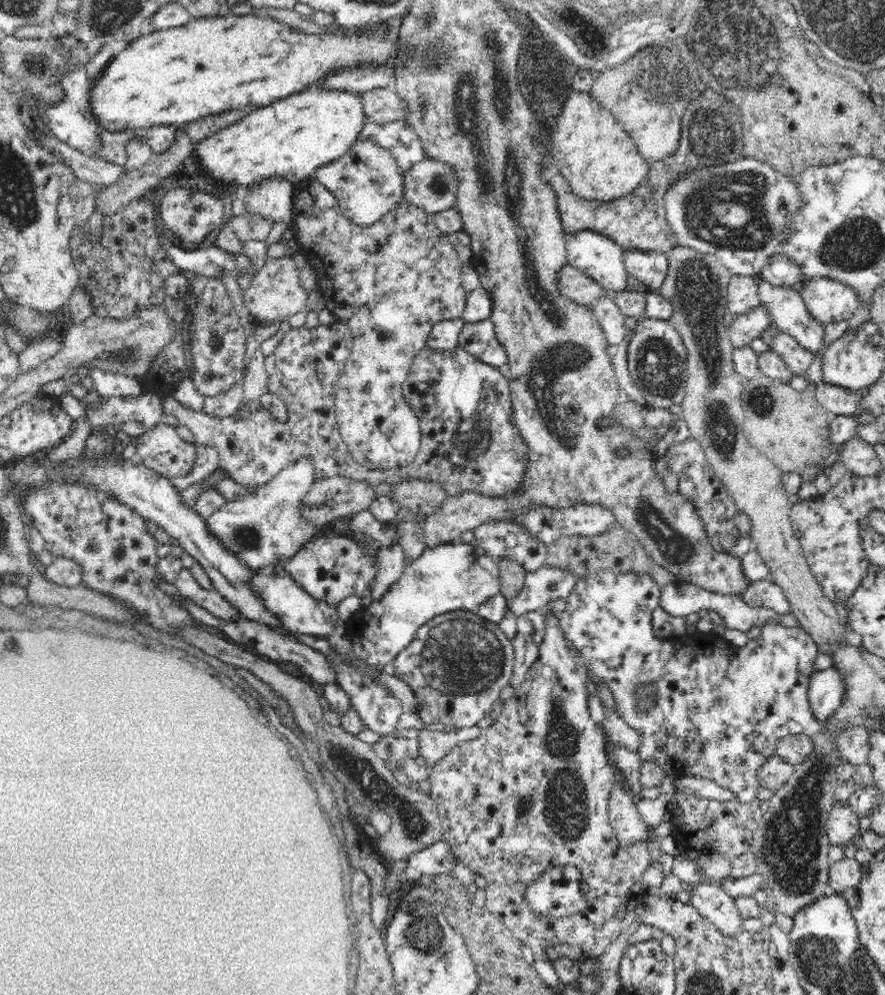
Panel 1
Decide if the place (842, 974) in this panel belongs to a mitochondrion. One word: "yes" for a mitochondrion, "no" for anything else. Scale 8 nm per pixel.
yes

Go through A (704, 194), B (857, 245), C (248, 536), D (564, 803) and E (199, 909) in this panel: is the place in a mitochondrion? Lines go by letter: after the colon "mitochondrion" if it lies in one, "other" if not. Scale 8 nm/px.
A: mitochondrion
B: mitochondrion
C: mitochondrion
D: mitochondrion
E: mitochondrion

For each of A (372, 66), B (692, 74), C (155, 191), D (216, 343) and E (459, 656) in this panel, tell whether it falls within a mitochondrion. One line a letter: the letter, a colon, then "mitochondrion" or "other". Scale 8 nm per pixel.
A: other
B: mitochondrion
C: other
D: other
E: mitochondrion

